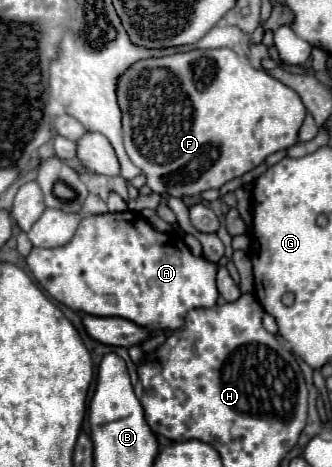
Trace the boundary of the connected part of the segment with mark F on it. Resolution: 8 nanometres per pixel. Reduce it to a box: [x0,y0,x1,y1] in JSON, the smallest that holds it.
[116,47,306,197]

